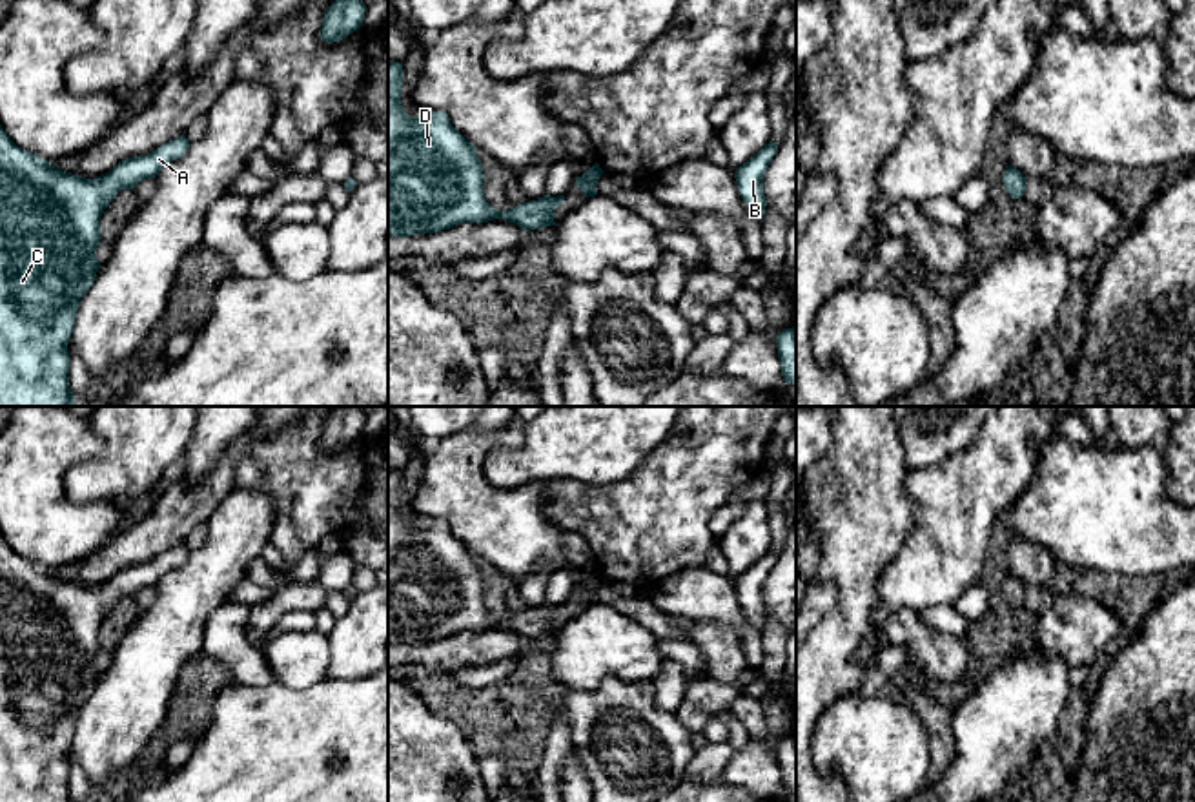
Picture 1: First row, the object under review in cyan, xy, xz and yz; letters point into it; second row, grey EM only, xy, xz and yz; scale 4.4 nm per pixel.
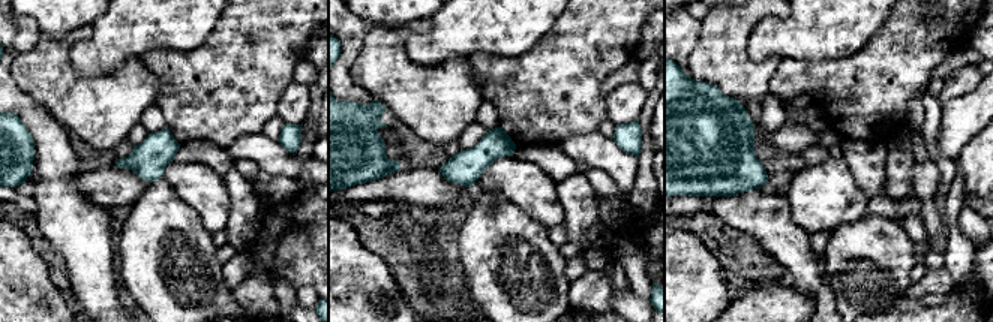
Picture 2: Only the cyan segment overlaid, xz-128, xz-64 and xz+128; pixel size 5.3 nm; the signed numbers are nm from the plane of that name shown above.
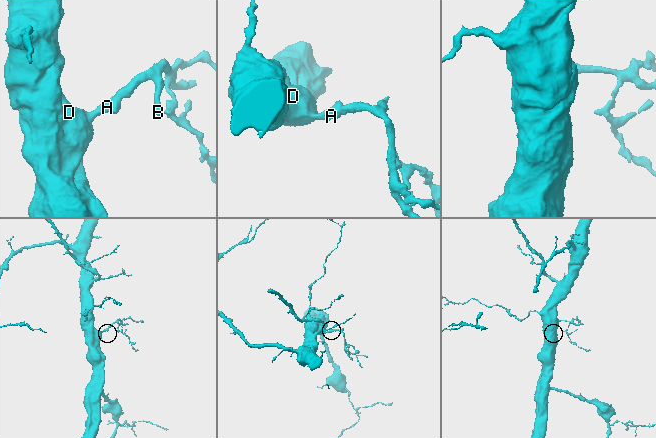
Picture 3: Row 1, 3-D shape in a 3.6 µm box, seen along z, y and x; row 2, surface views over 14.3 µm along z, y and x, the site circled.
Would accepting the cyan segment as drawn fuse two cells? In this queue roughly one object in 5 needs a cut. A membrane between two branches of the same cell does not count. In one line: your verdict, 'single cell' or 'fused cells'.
single cell

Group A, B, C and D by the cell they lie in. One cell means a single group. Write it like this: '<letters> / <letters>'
A B C D

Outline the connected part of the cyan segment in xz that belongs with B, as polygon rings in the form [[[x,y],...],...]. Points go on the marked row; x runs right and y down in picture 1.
[[[771,140],[754,157],[741,164],[734,175],[743,202],[758,221],[765,215],[767,206],[763,175],[776,155],[776,149],[778,144]]]

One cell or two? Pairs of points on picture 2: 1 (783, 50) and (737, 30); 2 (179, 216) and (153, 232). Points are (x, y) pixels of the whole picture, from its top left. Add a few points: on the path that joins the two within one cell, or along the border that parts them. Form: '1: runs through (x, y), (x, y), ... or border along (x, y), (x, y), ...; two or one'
1: border along (780, 17), (755, 26), (753, 62); two
2: runs through (173, 222), (165, 223), (159, 229); one

